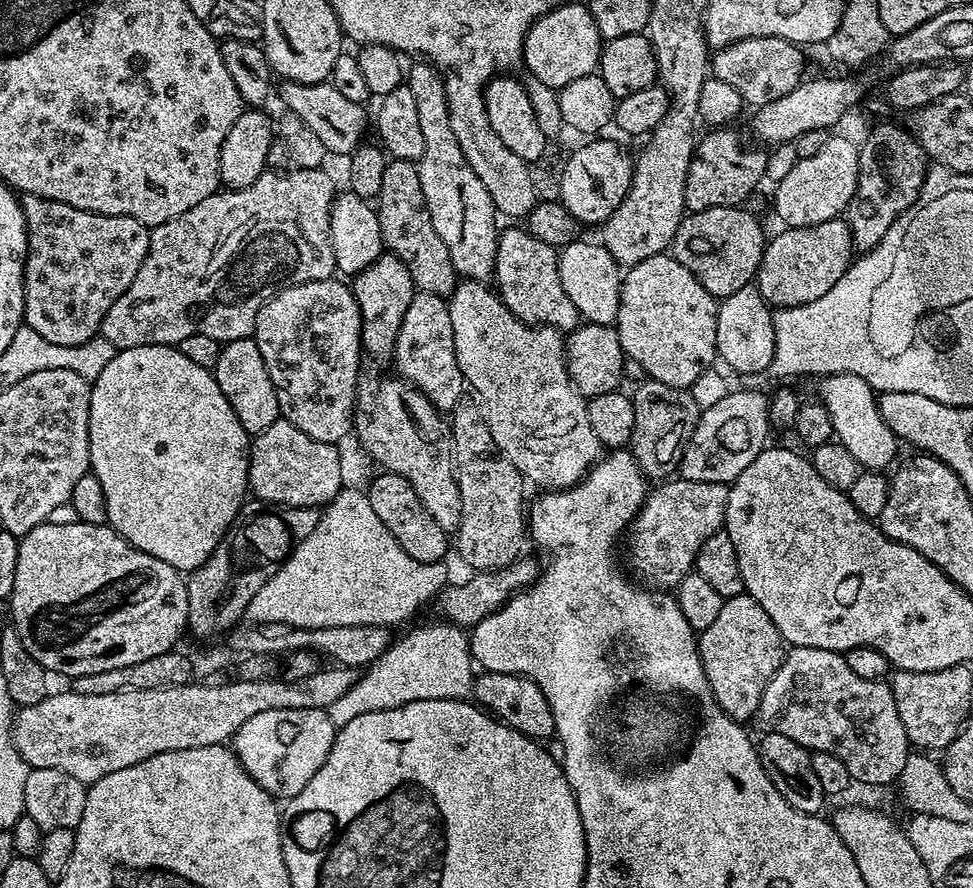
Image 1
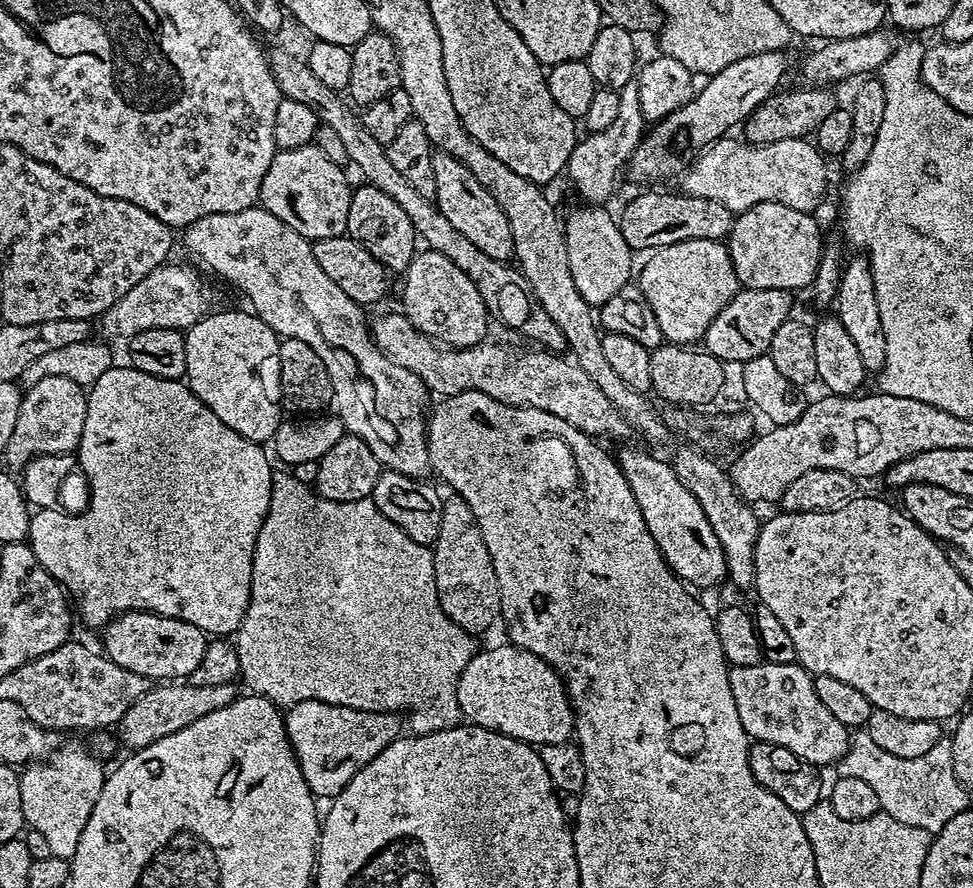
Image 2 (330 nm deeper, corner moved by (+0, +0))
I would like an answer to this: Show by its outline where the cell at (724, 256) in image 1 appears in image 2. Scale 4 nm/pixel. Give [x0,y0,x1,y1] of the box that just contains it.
[726,202,826,293]

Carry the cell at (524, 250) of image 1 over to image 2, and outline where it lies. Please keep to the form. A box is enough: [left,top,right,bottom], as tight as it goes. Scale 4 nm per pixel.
[432,150,514,261]

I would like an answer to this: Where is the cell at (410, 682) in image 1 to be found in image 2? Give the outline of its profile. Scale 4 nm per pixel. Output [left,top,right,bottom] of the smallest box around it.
[234,471,477,736]

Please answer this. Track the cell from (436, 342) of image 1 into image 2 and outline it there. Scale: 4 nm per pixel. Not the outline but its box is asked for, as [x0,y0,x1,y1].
[402,250,490,348]

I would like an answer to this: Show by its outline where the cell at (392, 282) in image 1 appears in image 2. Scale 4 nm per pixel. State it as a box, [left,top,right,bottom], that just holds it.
[347,182,418,274]

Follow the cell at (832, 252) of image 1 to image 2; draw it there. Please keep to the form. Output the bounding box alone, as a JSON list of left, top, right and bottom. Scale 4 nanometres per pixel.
[702,288,793,361]

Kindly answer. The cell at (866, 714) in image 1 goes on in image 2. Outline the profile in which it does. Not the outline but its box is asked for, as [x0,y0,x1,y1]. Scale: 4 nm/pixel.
[729,666,850,766]

